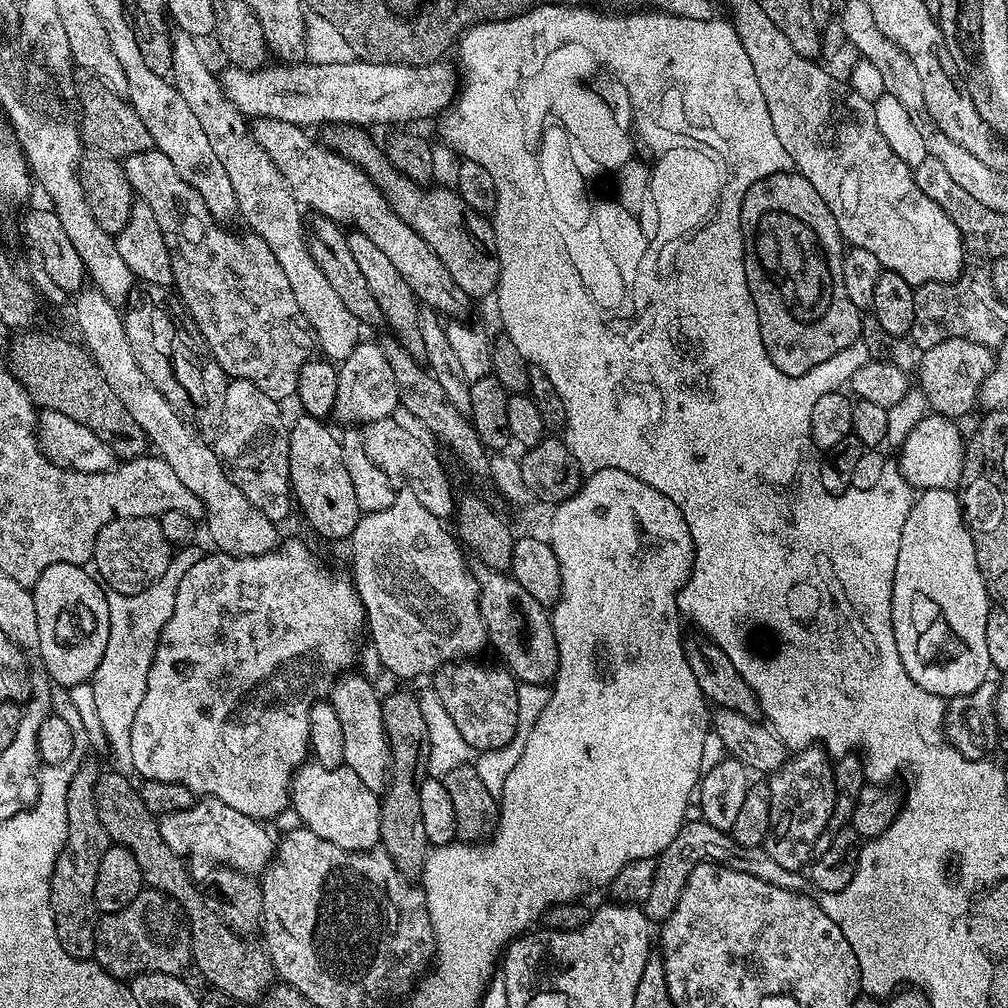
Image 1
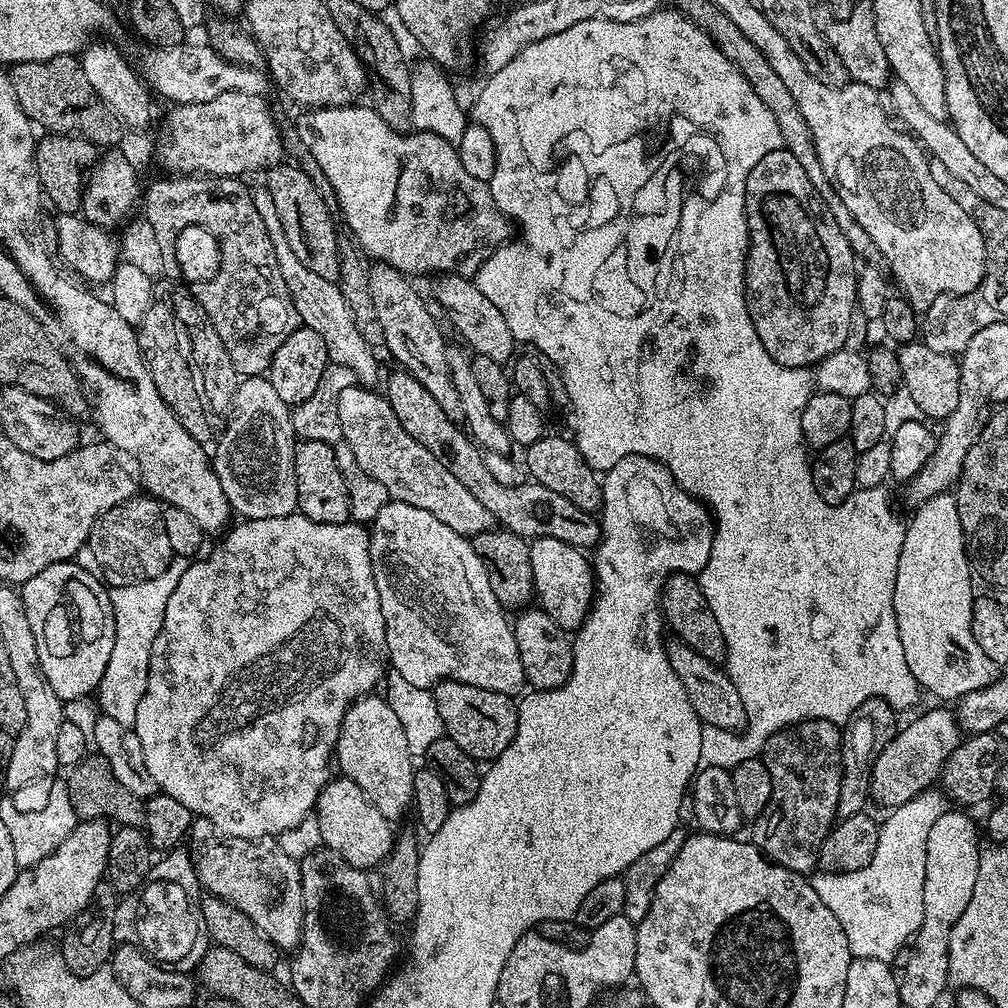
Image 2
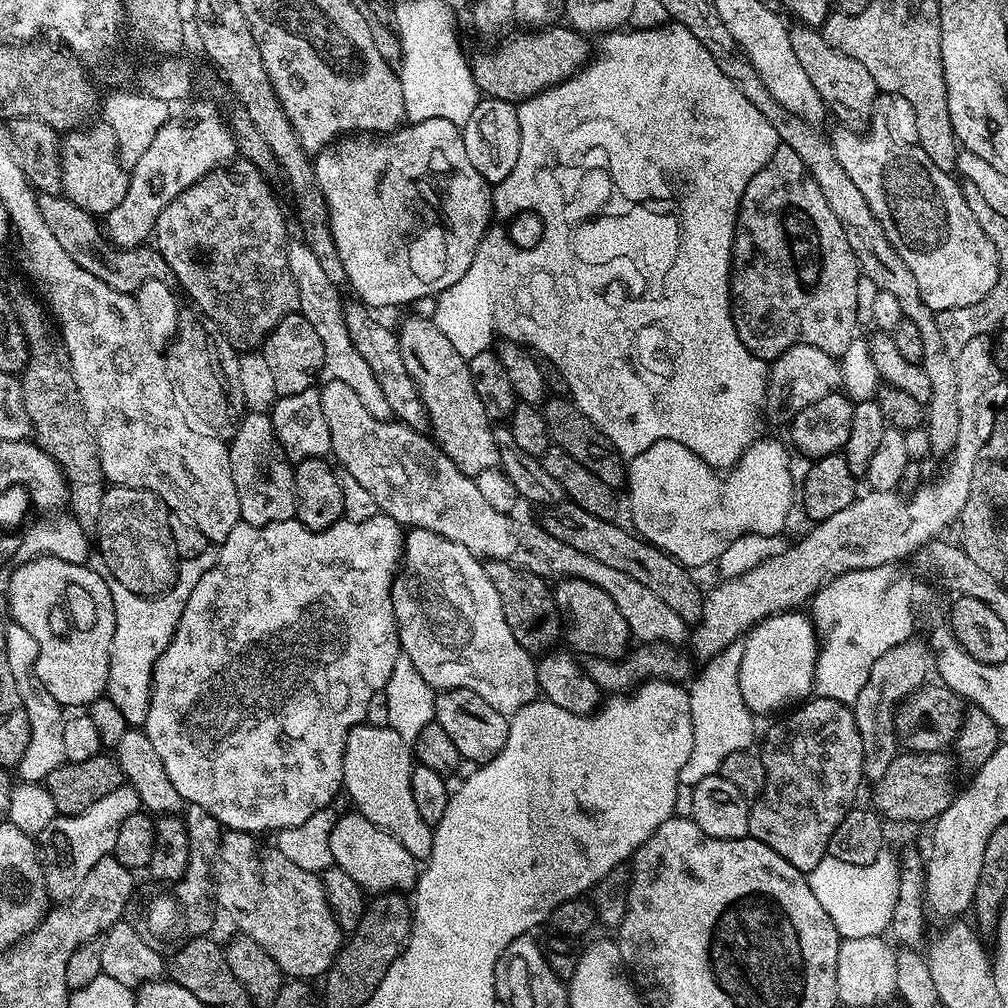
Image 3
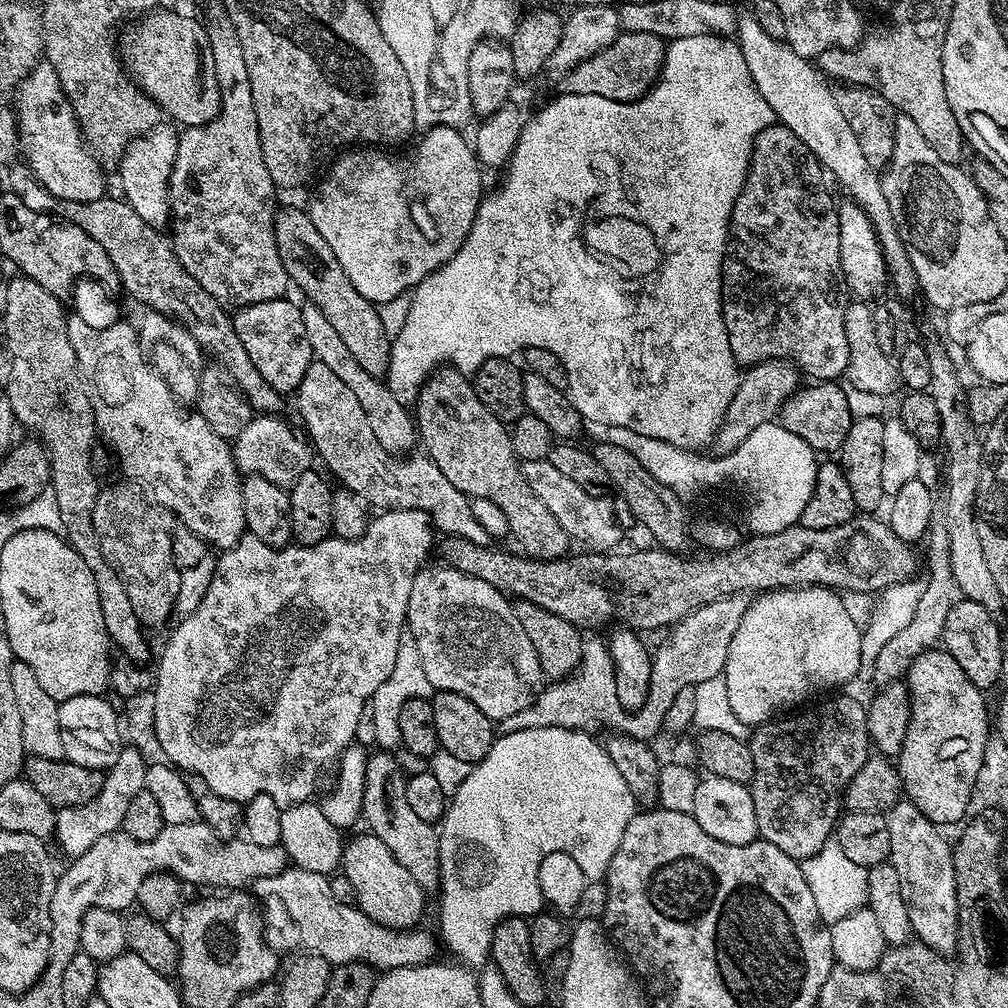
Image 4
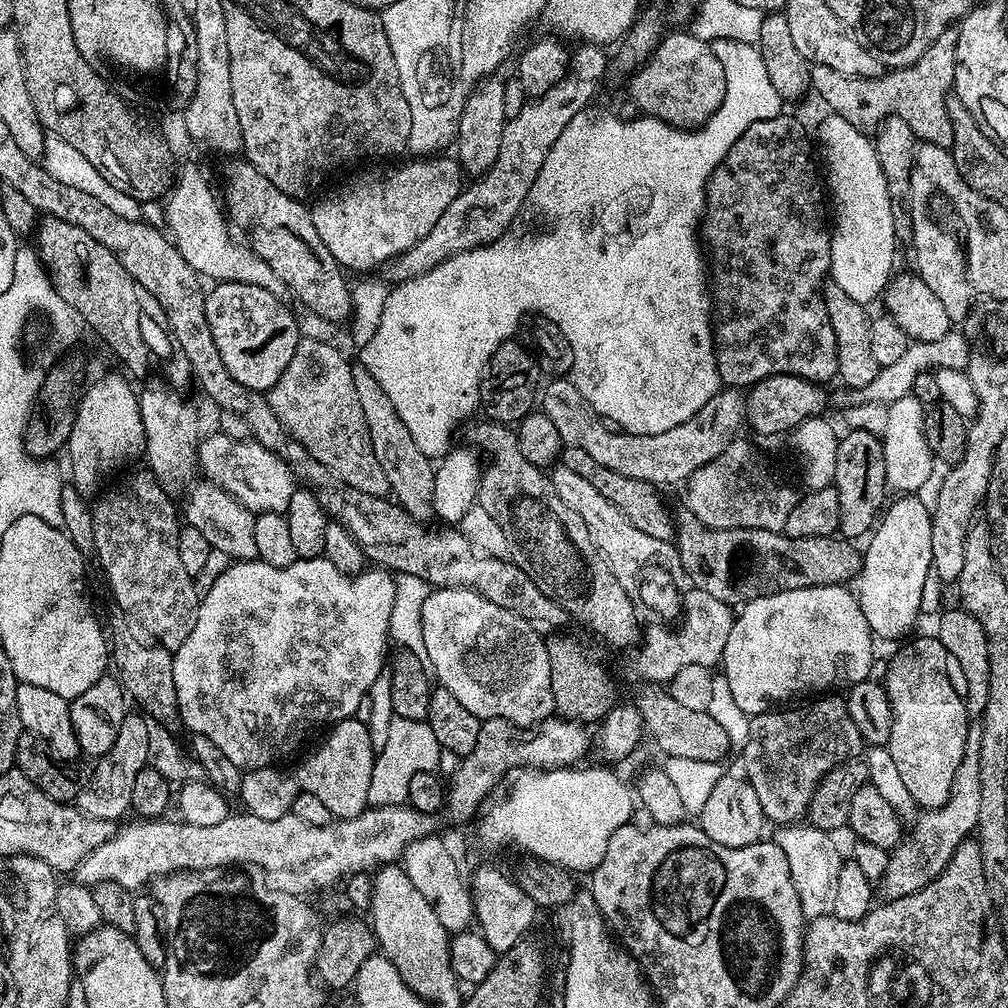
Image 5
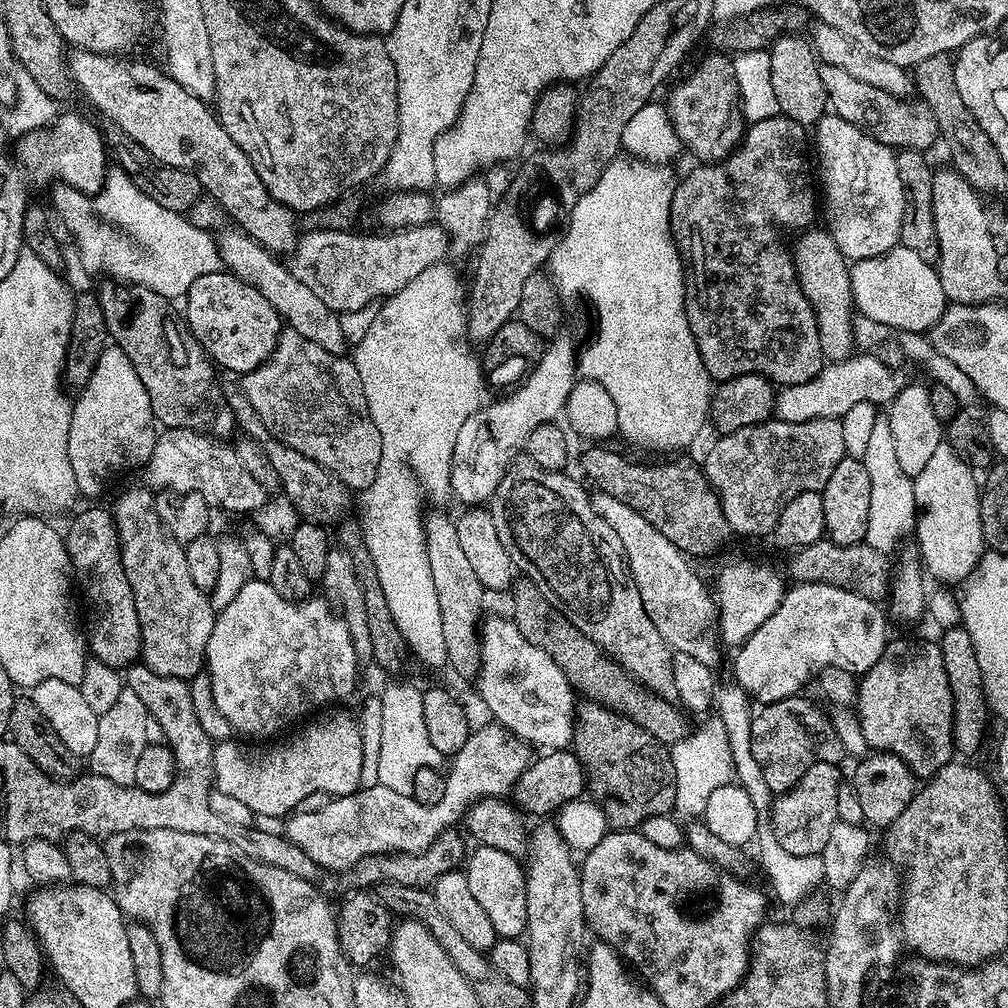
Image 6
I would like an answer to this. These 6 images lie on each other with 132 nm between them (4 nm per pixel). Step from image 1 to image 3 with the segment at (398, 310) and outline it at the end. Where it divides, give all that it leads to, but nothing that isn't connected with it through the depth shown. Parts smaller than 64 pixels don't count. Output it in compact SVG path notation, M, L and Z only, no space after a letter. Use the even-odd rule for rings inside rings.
M412 314L398 328L396 341L402 362L406 362L406 370L410 370L410 378L420 391L424 411L428 414L430 436L436 447L458 466L458 470L473 478L482 474L482 470L497 467L496 447L492 441L494 430L484 412L482 398L478 398L478 390L474 390L465 356L442 330L438 330L435 319L419 314Z

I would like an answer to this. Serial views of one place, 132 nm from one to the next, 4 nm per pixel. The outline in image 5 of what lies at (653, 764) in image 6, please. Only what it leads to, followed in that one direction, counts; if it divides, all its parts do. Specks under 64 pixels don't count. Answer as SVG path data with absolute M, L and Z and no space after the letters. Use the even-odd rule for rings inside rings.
M548 636L544 641L546 646L546 658L550 658L550 690L554 694L556 712L561 717L573 722L599 722L610 709L618 703L616 697L616 684L612 676L575 640L572 636Z

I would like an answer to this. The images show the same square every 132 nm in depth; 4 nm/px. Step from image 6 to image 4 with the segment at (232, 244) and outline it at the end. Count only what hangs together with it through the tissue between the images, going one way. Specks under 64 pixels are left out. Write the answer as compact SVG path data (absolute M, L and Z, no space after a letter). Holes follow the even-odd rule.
M161 126L133 140L124 151L118 165L123 199L152 228L163 229L169 223L172 205L168 198L168 183L172 177L172 163L178 154L180 132L175 127Z

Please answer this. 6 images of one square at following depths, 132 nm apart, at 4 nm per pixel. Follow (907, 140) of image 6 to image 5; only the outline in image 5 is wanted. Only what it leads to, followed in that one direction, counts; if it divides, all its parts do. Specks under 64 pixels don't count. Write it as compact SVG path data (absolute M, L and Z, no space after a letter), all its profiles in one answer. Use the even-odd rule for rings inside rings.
M947 28L930 42L930 46L910 66L885 70L880 76L862 78L847 76L830 66L811 65L813 93L820 95L827 111L834 116L846 118L850 126L861 130L875 130L887 116L897 116L910 126L917 141L951 149L954 142L954 126L948 113L948 97L956 83L956 55L958 34L956 28Z

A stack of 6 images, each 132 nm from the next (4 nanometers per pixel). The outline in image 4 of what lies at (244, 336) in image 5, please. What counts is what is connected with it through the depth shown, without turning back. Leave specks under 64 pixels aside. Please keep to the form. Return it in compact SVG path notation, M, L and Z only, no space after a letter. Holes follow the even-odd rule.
M285 298L238 308L232 316L232 325L242 346L246 346L246 354L250 354L250 362L258 366L258 374L262 374L262 378L266 378L266 382L281 394L295 393L306 370L314 363L300 304L292 298Z

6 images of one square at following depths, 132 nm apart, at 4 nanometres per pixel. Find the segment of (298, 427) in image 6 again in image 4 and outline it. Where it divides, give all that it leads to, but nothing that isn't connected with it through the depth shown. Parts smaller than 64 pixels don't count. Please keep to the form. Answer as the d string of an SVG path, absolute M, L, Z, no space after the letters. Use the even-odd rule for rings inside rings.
M314 362L306 370L302 378L300 387L294 393L296 408L300 411L300 420L304 423L303 431L310 441L315 455L324 459L324 464L340 479L339 483L348 491L356 493L357 496L364 497L365 501L373 509L391 510L393 508L412 508L416 512L428 512L430 510L430 520L437 533L444 532L445 537L461 536L464 540L469 540L475 544L487 545L490 537L486 530L474 518L472 500L462 494L442 475L442 470L434 467L431 460L421 458L421 460L408 460L412 458L401 458L399 455L387 452L374 438L374 433L370 431L370 422L366 422L366 413L362 411L362 405L358 403L358 398L354 398L350 386L330 370L330 366Z

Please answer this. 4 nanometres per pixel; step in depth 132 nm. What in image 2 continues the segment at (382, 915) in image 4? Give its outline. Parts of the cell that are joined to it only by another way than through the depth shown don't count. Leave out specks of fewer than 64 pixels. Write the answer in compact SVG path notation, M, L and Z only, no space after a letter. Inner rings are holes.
M347 778L329 779L328 785L320 791L320 797L314 809L315 818L318 820L318 826L321 827L323 838L323 847L336 853L336 855L346 861L350 866L372 870L372 867L383 865L384 859L388 856L388 851L392 848L394 839L393 825L386 818L382 818L382 814L378 814L378 810L372 803L362 794L362 790L356 783Z

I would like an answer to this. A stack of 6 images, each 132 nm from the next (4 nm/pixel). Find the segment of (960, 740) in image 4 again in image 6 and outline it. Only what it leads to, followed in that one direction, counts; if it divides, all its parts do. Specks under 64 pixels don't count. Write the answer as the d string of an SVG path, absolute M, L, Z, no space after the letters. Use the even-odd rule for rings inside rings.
M896 640L884 645L884 652L878 658L878 662L874 662L874 666L870 666L868 672L863 673L859 677L858 687L856 689L856 702L854 711L860 720L862 726L862 734L866 734L866 742L869 749L878 752L889 752L898 758L902 758L902 762L906 762L908 767L912 769L917 778L927 778L933 776L938 770L942 770L942 766L953 763L954 760L954 745L952 743L952 719L954 718L954 702L950 694L950 682L946 674L946 666L942 662L942 650L939 643L928 640Z

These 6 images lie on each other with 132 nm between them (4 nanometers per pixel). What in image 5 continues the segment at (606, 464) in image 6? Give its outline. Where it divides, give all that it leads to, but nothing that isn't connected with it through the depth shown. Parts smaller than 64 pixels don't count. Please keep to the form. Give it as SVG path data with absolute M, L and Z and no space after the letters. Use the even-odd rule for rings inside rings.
M565 444L560 452L558 464L559 467L571 470L581 478L586 478L586 482L590 482L590 486L594 486L594 490L598 490L602 498L614 502L614 506L618 506L618 510L622 510L622 514L626 514L626 518L630 518L630 522L634 522L634 526L638 526L642 534L650 534L650 538L660 538L665 542L673 539L674 516L670 508L668 512L667 506L660 501L660 496L656 493L659 492L657 485L626 478L626 474L614 474L614 470L606 470L606 466L598 466L598 462L594 462L590 454L578 450L578 446L569 444Z

